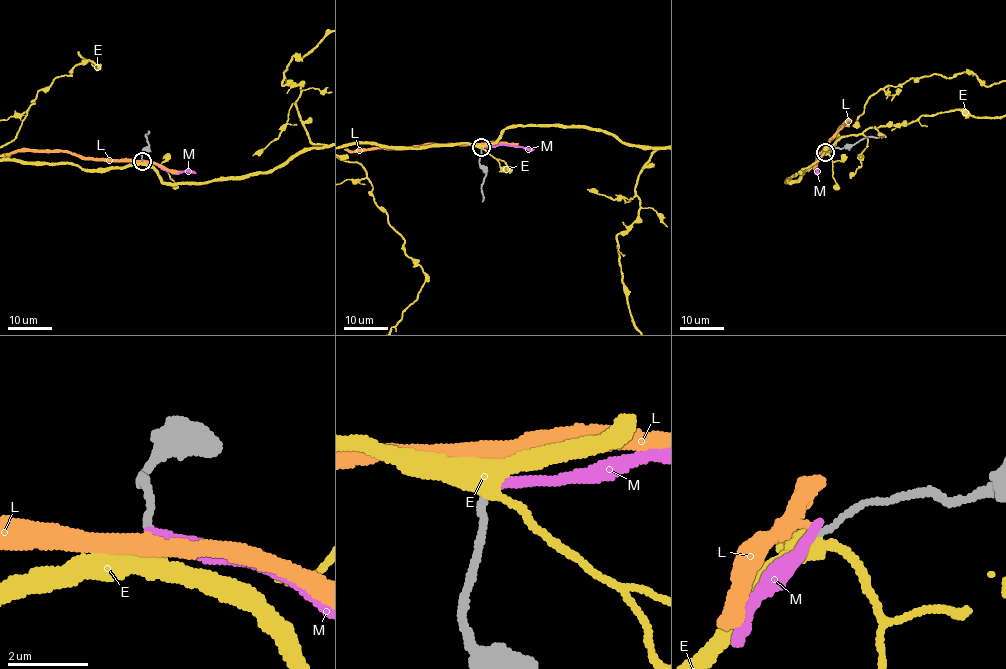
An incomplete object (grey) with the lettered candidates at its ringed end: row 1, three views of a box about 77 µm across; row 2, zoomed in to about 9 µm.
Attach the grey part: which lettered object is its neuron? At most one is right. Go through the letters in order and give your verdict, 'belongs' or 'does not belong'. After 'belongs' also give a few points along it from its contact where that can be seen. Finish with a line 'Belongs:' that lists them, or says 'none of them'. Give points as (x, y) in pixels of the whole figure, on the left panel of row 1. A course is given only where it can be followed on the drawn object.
E: does not belong
L: does not belong
M: does not belong
Belongs: none of them

